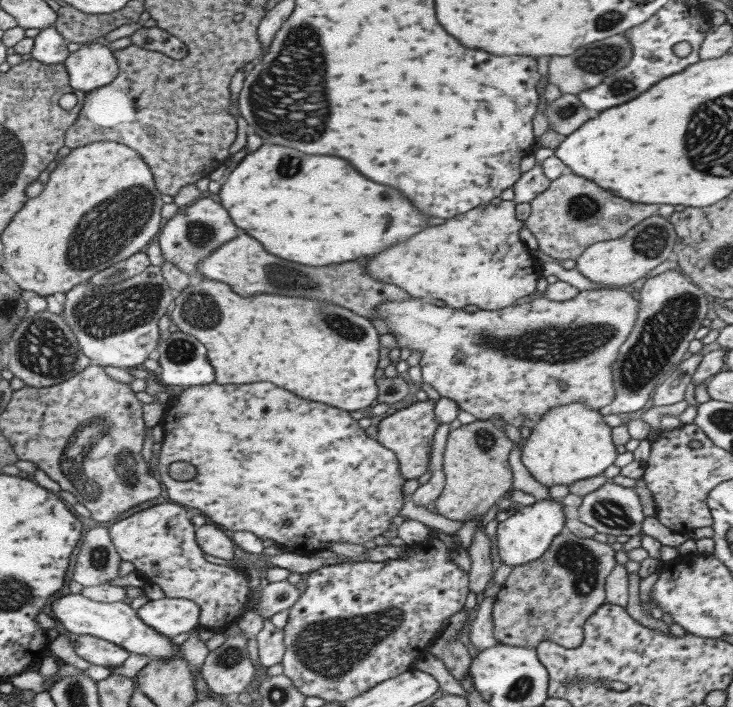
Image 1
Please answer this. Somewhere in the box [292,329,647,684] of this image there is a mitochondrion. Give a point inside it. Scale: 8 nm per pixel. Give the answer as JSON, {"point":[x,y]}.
{"point":[582,567]}

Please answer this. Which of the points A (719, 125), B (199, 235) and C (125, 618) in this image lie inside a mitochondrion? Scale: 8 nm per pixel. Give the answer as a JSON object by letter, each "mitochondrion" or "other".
{"A":"mitochondrion","B":"mitochondrion","C":"other"}

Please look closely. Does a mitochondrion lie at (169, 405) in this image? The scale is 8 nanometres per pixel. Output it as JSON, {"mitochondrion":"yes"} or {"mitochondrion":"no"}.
{"mitochondrion":"no"}

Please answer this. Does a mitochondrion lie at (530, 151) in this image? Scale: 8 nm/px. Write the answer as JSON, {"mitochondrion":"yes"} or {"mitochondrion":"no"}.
{"mitochondrion":"no"}

